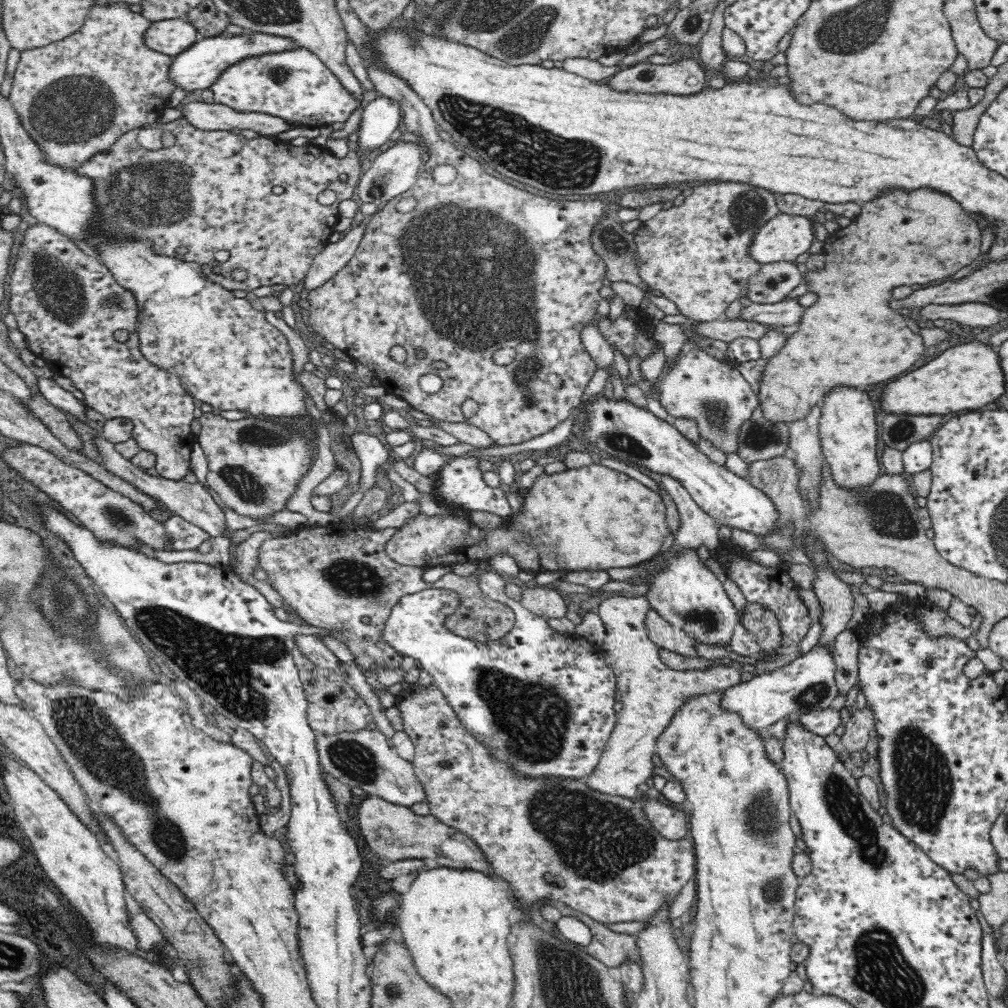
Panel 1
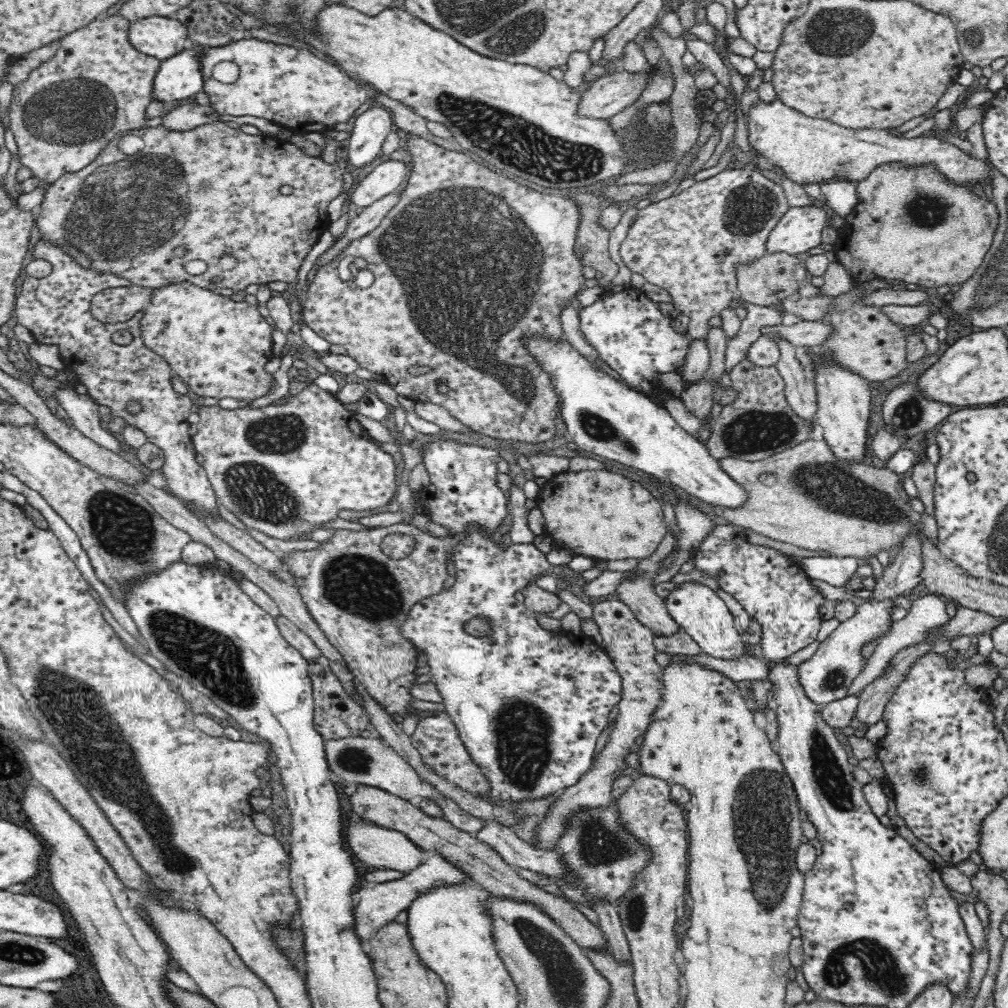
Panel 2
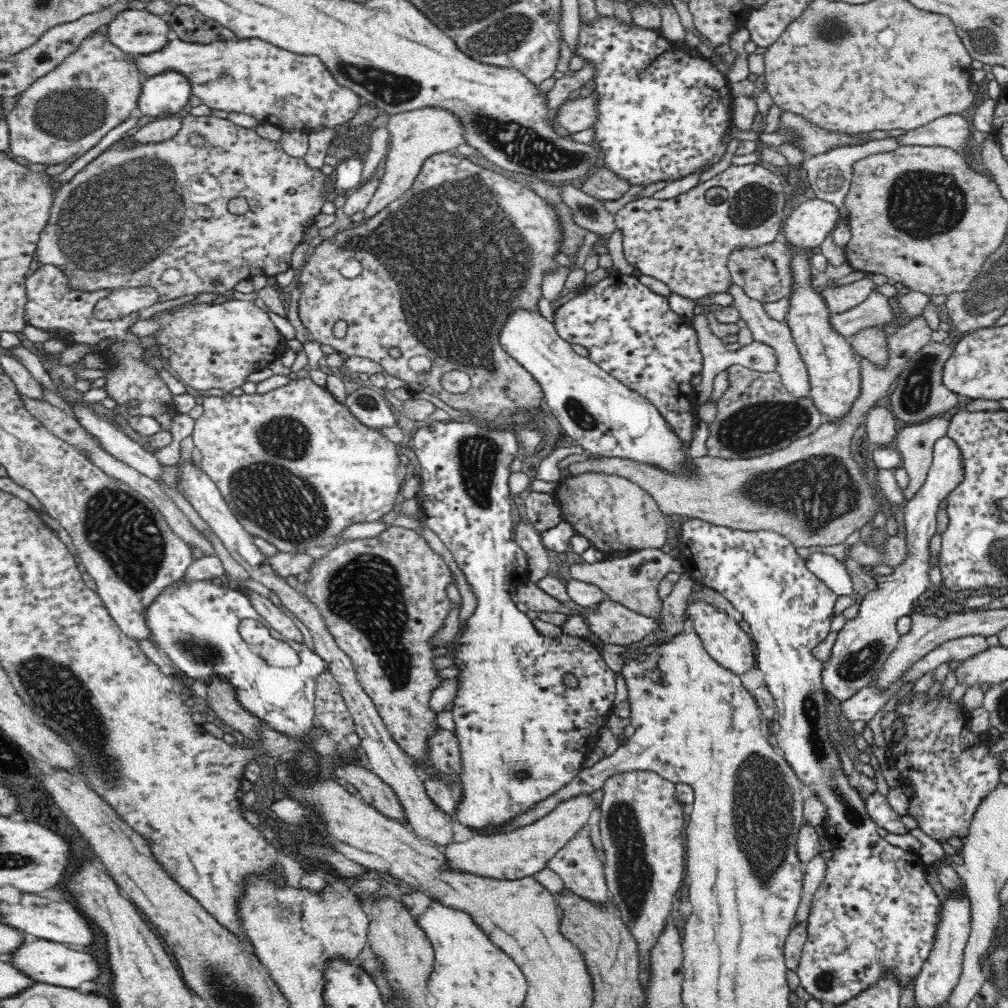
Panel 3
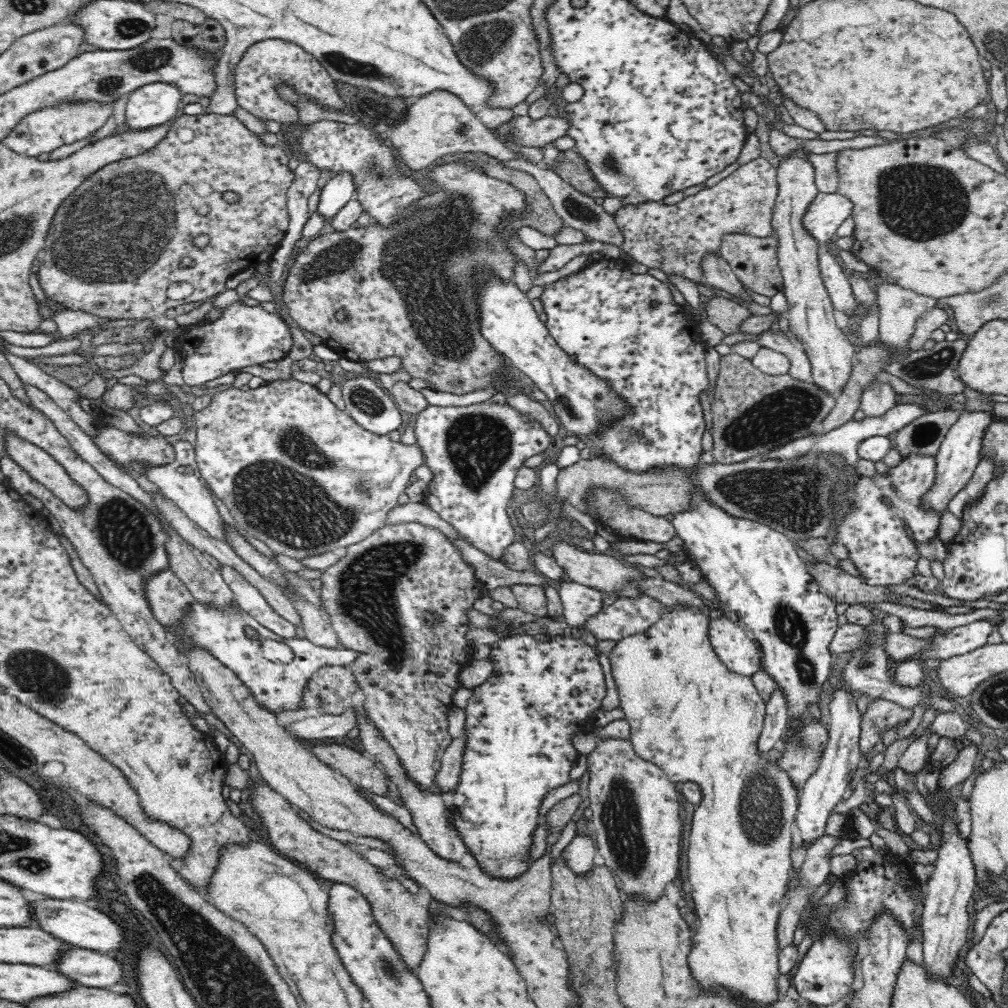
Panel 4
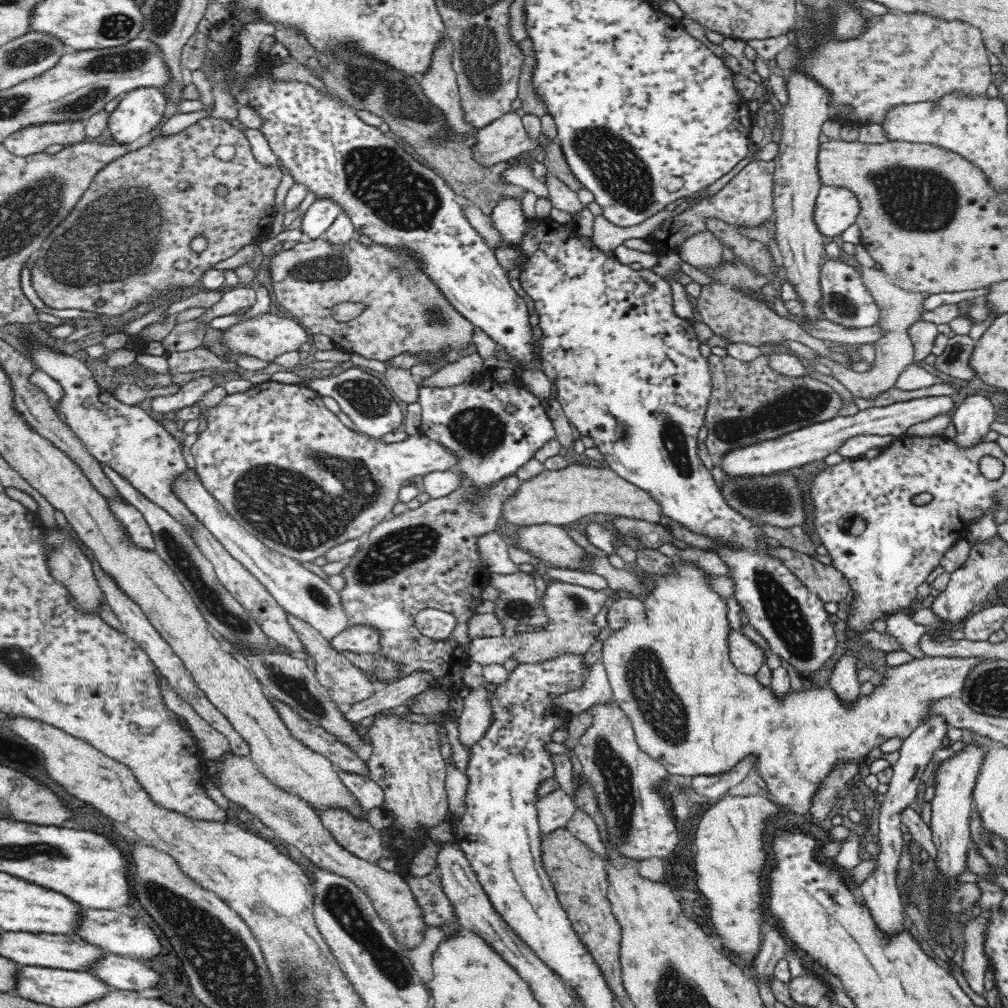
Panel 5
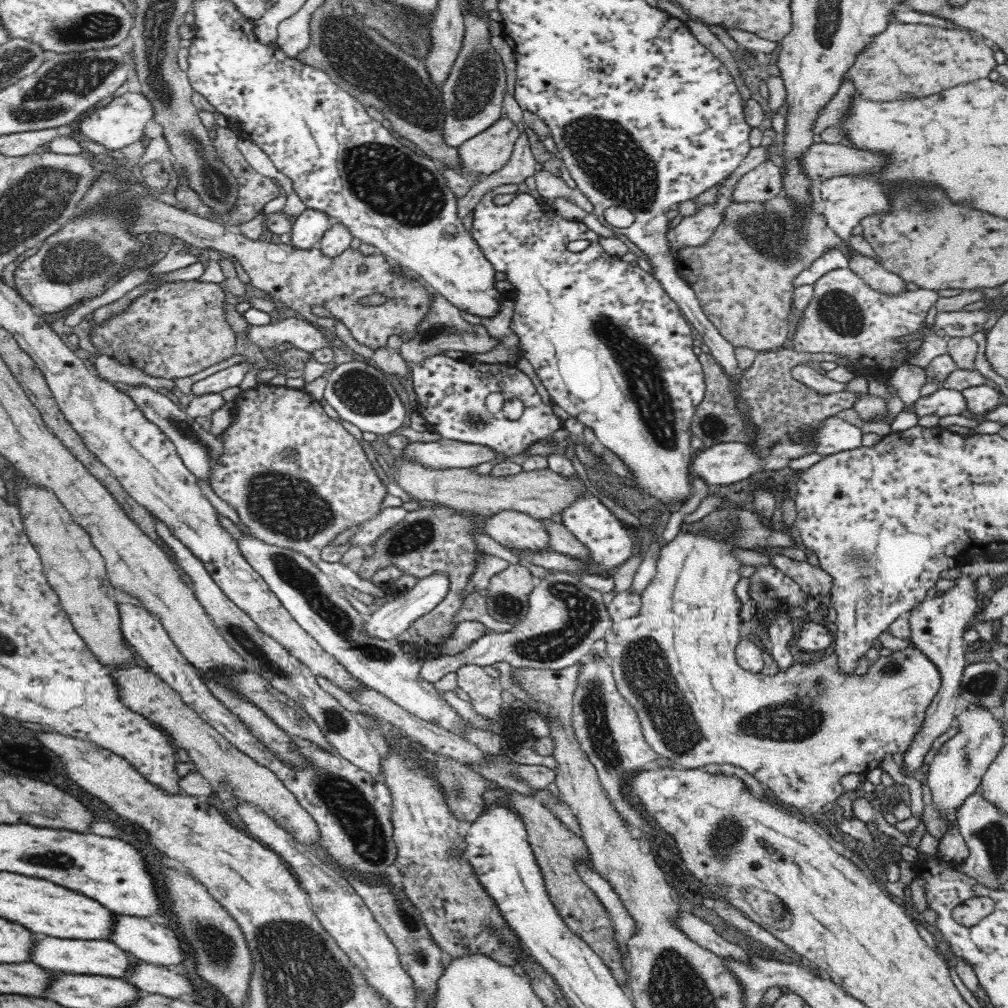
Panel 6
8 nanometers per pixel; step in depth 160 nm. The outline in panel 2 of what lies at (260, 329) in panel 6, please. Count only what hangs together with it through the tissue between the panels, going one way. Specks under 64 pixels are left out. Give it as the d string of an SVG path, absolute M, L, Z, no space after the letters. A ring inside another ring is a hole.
M172 284L166 288L154 289L154 296L142 311L139 325L145 345L159 354L178 374L178 378L188 384L190 393L219 399L252 400L266 394L272 386L272 377L263 372L263 368L274 356L273 331L256 306L246 301L232 301L210 289L192 284Z

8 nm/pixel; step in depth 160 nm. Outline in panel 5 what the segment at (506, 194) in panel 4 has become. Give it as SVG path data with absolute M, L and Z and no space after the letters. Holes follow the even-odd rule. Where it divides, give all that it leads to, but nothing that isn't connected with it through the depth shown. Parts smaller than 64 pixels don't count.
M302 239L286 245L281 251L272 252L264 269L269 272L274 296L284 306L288 314L298 321L311 335L326 334L334 344L350 353L360 354L370 360L393 359L402 352L440 352L442 348L450 354L440 356L438 360L450 363L460 348L472 344L472 324L460 312L456 311L443 293L430 281L428 275L420 269L418 261L406 251L398 251L388 246L365 246L350 239L343 245L332 245L326 239ZM343 302L363 302L367 308L359 316L340 322L330 313L333 306Z

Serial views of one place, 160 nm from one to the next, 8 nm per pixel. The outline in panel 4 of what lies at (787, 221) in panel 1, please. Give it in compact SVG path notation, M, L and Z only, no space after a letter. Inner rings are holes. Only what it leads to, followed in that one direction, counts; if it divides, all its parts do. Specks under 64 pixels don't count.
M819 192L804 216L804 227L817 242L830 243L836 239L837 229L852 216L853 206L852 201L838 192Z

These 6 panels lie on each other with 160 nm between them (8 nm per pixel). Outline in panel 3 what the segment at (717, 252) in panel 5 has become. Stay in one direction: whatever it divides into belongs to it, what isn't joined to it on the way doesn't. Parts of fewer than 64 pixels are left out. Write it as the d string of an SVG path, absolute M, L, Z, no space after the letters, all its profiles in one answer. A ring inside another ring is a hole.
M733 282L731 288L727 291L727 294L731 297L732 304L738 309L741 319L746 323L746 326L752 331L753 340L758 341L768 346L771 346L777 356L777 367L776 371L781 376L782 384L786 387L786 390L790 394L802 398L802 396L809 396L811 386L809 383L809 374L807 366L802 360L799 348L796 346L790 329L785 322L774 320L764 308L762 302L749 298L744 293L744 289Z

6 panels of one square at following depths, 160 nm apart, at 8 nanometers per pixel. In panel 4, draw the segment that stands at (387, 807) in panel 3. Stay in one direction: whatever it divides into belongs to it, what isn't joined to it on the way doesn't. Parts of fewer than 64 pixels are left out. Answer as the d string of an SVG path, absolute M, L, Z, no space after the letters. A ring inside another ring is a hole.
M310 740L311 751L319 757L320 760L323 760L328 767L332 767L336 771L339 771L344 776L347 776L351 782L357 786L360 786L363 790L371 792L372 794L379 794L384 796L388 792L388 783L386 783L386 774L374 766L374 762L364 758L362 752L353 749L344 744L339 743L330 743L330 744L318 744L311 742Z

